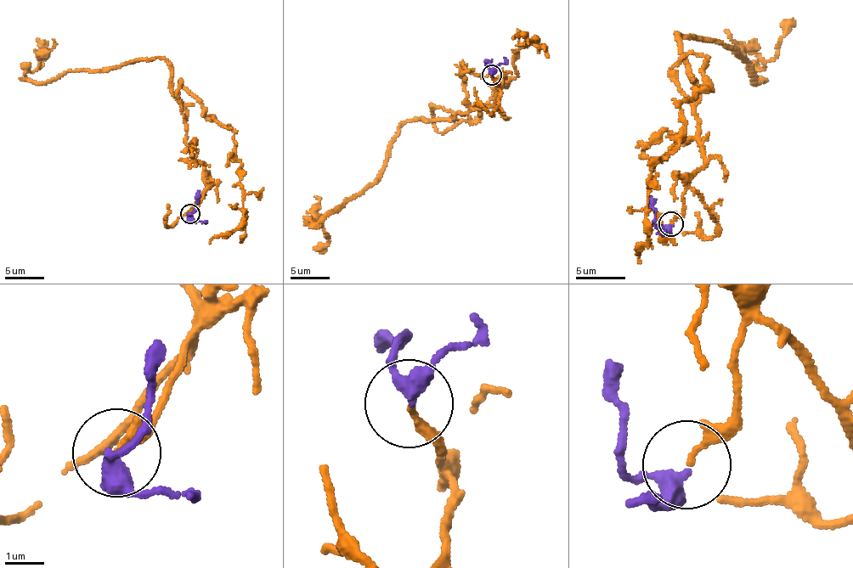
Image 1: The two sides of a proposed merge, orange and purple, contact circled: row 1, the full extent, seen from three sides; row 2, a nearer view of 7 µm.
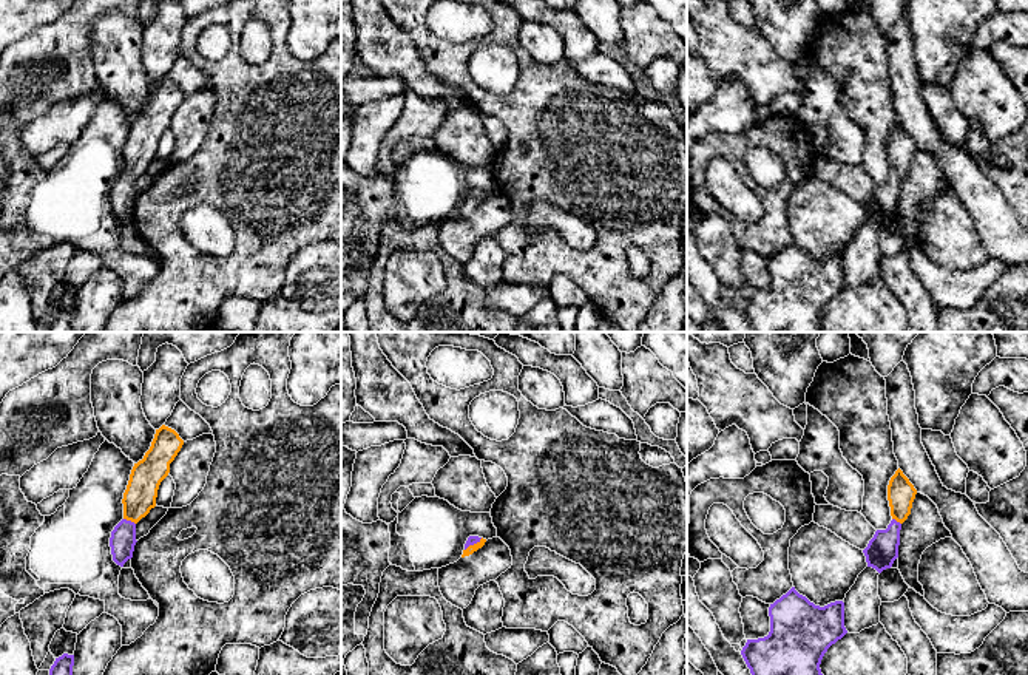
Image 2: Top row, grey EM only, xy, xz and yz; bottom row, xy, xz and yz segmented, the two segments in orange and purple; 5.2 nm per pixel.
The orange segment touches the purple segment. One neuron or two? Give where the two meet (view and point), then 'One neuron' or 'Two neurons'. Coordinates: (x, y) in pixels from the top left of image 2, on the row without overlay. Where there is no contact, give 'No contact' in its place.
Touches orange at xy (130, 173). One neuron

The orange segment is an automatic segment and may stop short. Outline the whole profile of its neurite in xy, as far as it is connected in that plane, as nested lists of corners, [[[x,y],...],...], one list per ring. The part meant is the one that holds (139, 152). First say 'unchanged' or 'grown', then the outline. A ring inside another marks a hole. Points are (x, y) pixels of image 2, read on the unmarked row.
grown | [[[162,79],[144,113],[134,117],[123,147],[123,173],[114,181],[110,192],[113,215],[123,221],[133,212],[136,199],[136,178],[156,161],[161,136],[170,127],[170,117],[181,105],[184,94]]]

